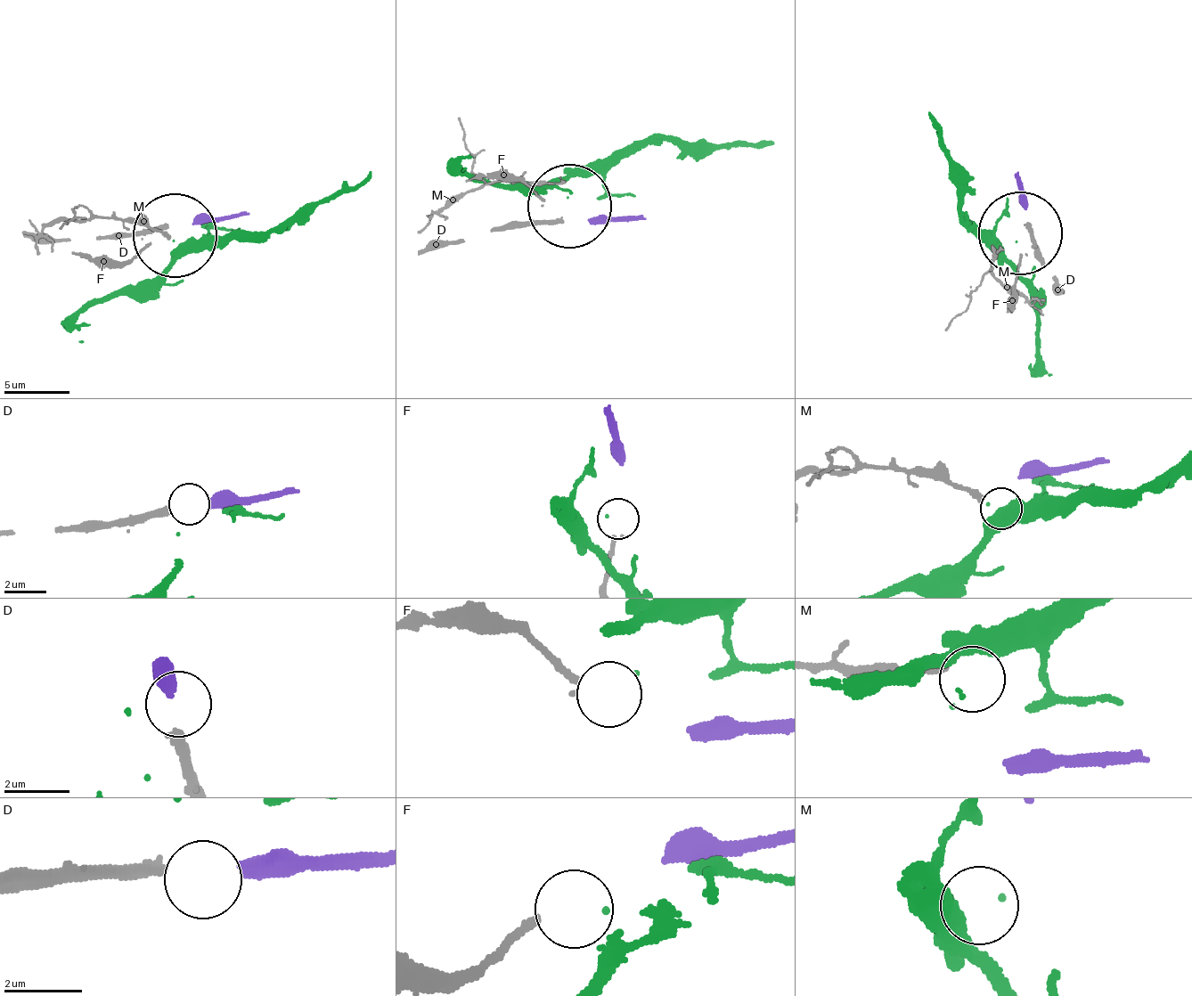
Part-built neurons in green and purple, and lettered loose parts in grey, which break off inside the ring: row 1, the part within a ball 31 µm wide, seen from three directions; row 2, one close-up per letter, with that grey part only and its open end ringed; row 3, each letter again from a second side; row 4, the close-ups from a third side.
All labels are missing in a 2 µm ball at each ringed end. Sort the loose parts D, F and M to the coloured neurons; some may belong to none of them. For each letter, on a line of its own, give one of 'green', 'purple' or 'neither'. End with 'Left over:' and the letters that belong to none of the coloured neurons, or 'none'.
D: purple
F: neither
M: neither
Left over: F, M

